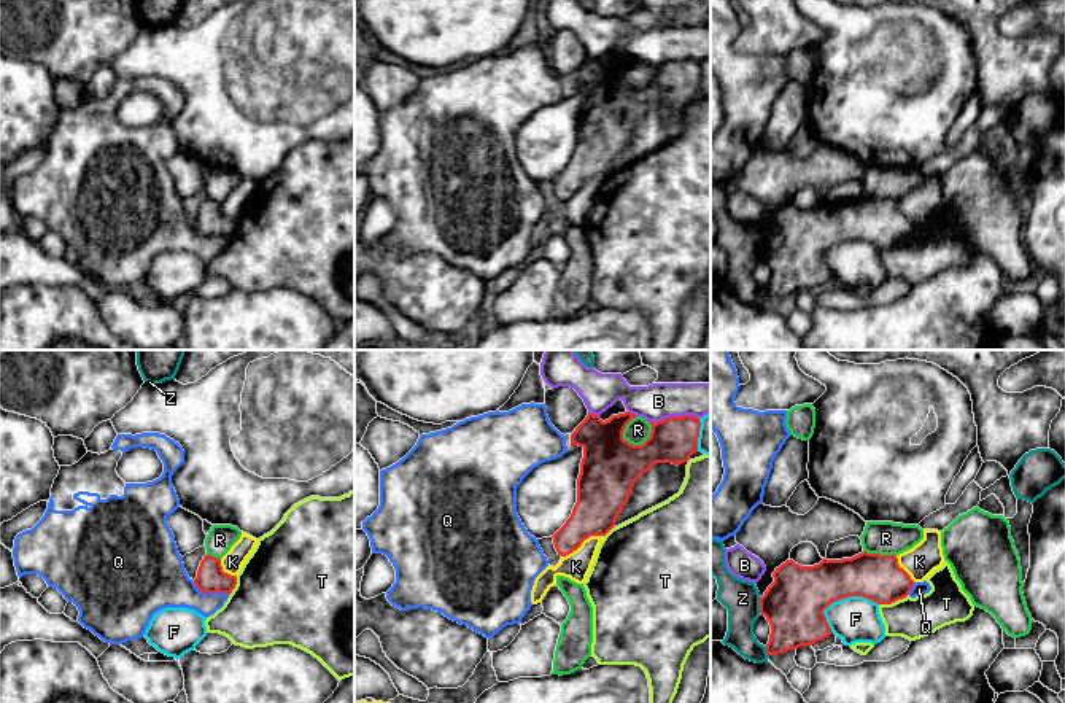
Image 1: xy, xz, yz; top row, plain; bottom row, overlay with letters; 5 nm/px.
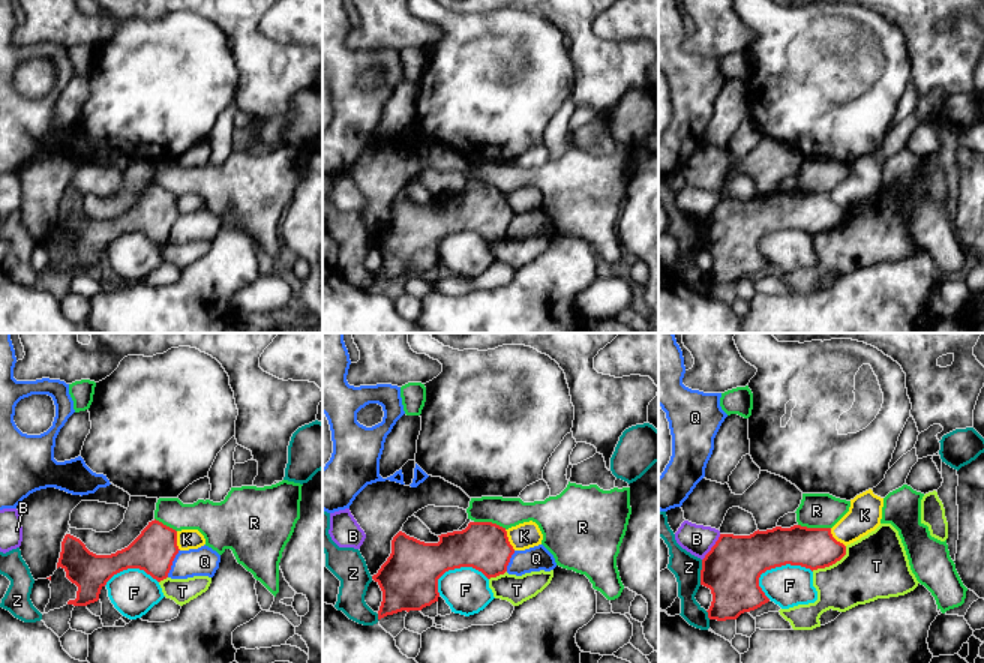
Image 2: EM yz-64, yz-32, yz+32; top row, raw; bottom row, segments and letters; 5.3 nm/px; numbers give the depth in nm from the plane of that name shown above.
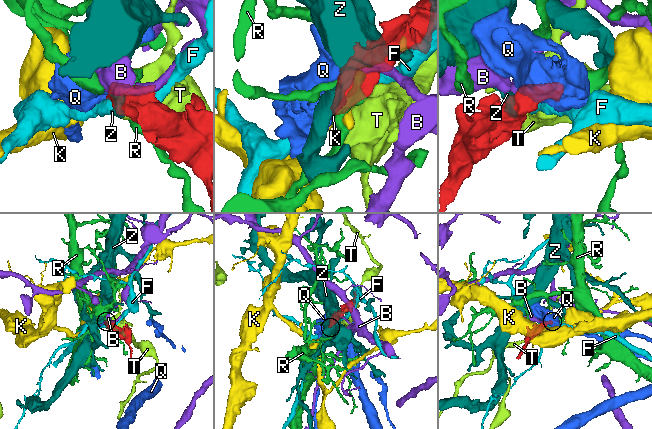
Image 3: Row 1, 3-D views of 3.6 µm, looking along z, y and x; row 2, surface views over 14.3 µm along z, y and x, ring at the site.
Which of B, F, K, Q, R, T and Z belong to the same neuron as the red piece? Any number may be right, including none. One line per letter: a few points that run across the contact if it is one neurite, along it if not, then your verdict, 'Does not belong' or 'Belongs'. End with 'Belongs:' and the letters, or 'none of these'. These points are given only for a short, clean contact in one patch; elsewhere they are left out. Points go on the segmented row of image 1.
B: Does not belong
F: Does not belong
K: Line: xz (603, 535), (590, 535), (576, 549), (561, 557). Does not belong
Q: Line: xy (193, 581), (202, 592), (224, 592), (228, 595). Does not belong
R: Does not belong
T: Does not belong
Z: Does not belong
Belongs: none of these

